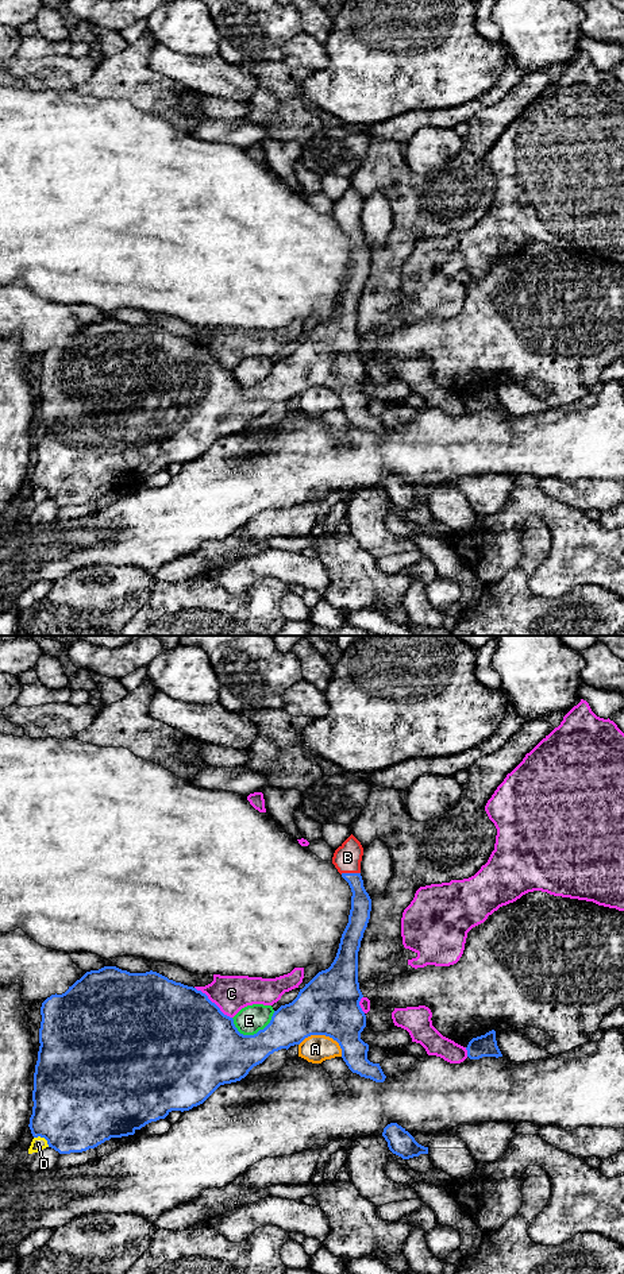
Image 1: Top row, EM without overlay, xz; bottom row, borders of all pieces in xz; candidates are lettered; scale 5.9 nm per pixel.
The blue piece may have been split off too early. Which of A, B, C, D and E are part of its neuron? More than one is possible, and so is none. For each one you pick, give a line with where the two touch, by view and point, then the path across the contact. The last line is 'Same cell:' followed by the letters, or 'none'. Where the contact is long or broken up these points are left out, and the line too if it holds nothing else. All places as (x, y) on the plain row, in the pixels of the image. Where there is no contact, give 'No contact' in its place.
B: Touches blue at xz (350, 226)
Same cell: B

